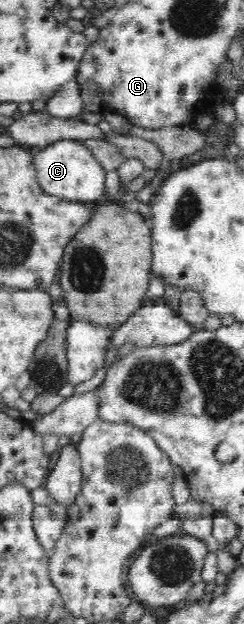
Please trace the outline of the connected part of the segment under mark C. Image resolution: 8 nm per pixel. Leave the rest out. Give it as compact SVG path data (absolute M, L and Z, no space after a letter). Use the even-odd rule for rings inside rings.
M61 141L47 148L38 149L38 152L32 155L34 158L34 166L37 177L37 185L39 189L46 195L55 197L59 201L77 203L79 205L100 204L107 200L105 197L105 170L89 153L89 150L83 148L80 142L77 141Z

